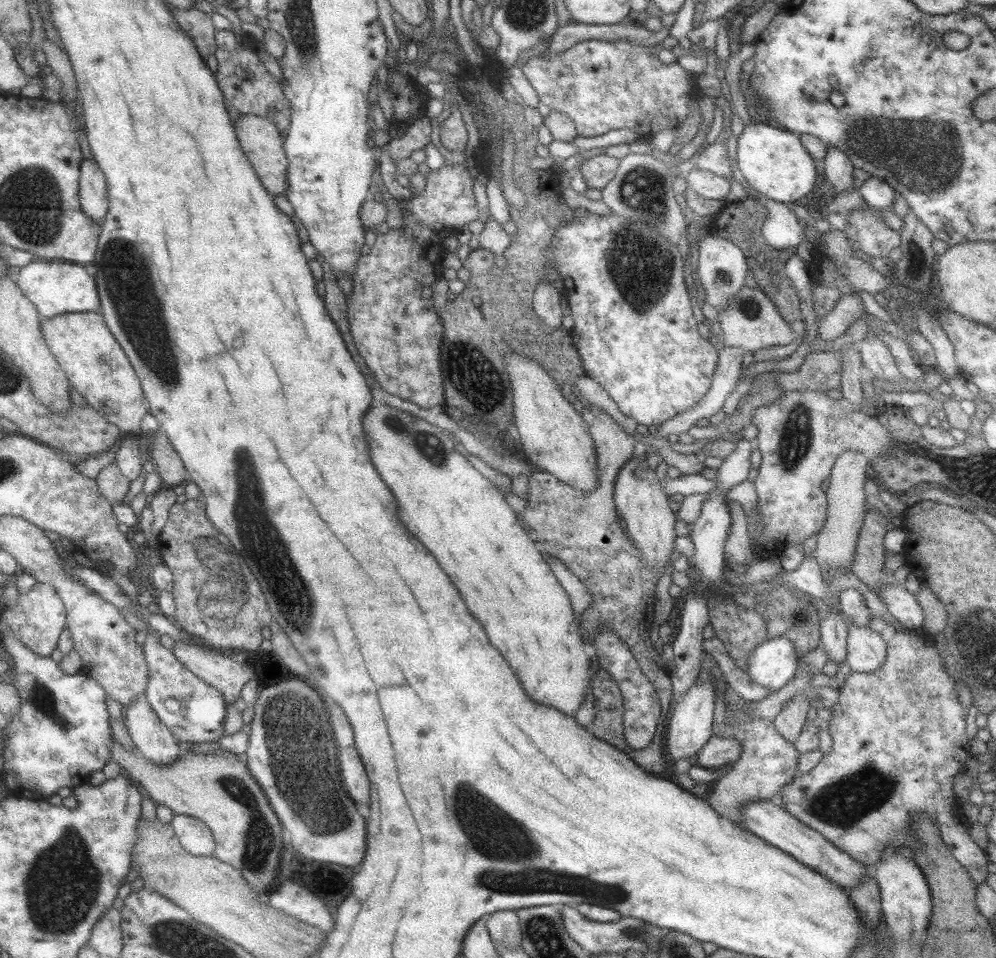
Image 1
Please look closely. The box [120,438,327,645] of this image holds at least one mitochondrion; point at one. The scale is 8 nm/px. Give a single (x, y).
(236, 593)

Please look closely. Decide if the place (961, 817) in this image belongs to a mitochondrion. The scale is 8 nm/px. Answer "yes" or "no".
no

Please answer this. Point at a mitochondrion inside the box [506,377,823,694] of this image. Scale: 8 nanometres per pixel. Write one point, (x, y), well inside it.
(796, 439)

